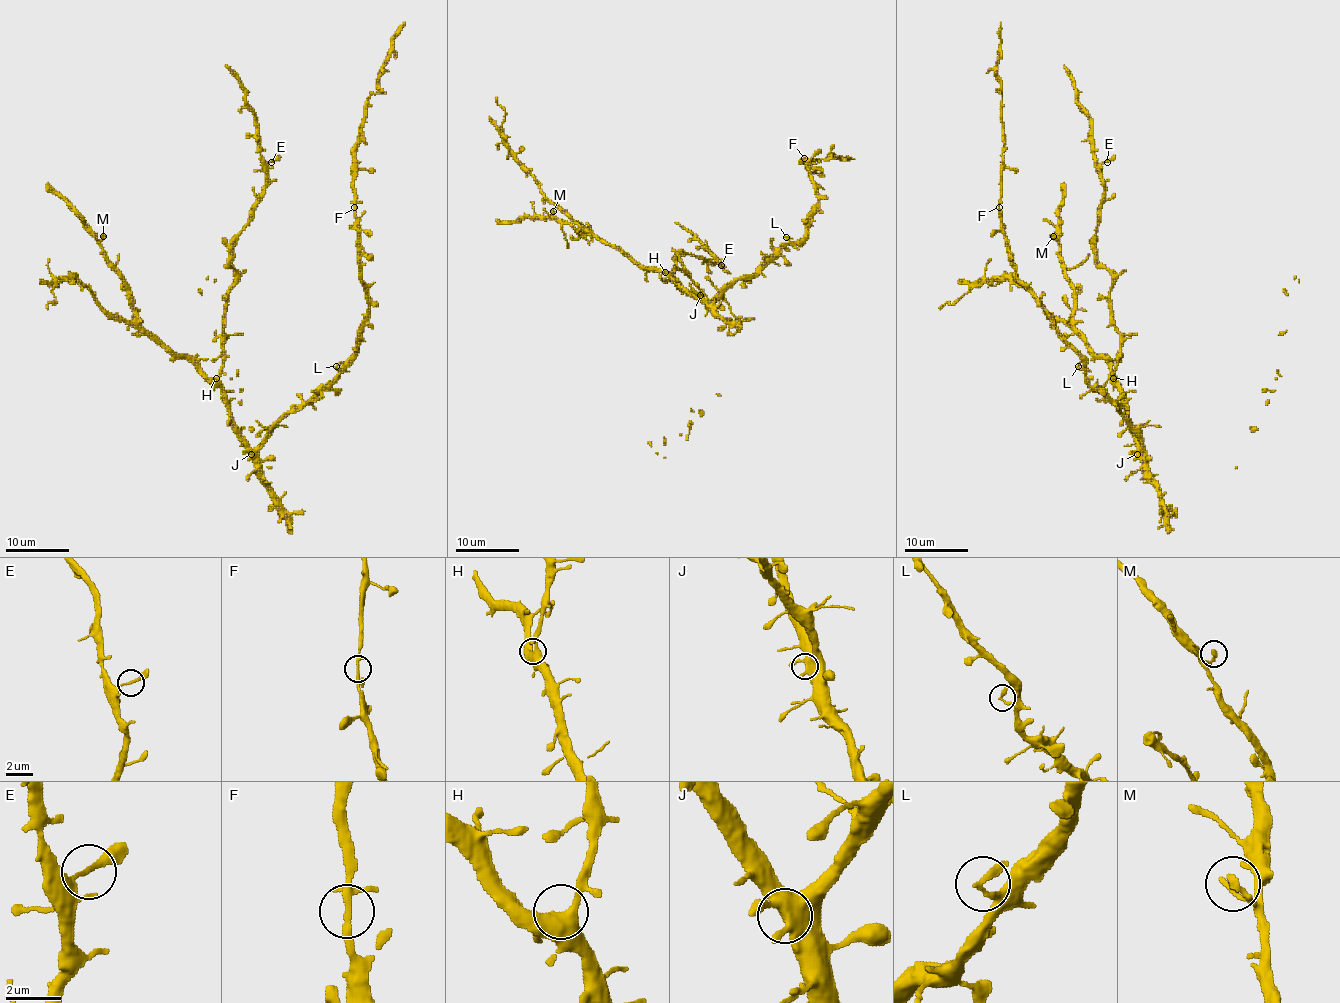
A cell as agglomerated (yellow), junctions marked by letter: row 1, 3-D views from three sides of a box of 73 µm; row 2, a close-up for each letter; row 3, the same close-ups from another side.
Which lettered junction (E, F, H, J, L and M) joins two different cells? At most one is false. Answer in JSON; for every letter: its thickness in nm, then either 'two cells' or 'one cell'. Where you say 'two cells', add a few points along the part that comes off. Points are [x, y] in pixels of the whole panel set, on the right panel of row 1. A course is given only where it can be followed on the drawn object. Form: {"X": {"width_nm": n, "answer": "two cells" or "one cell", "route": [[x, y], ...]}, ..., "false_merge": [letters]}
{"E": {"width_nm": 160, "answer": "one cell"}, "F": {"width_nm": 200, "answer": "one cell"}, "H": {"width_nm": 440, "answer": "one cell"}, "J": {"width_nm": 440, "answer": "one cell"}, "L": {"width_nm": 200, "answer": "one cell"}, "M": {"width_nm": 200, "answer": "one cell"}, "false_merge": []}

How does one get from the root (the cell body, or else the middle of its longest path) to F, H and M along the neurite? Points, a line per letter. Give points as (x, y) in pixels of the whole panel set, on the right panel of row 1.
F: (1126, 420), (1121, 411), (1088, 382), (1086, 360), (1016, 276), (999, 208)
H: (1126, 420), (1134, 428), (1142, 449), (1137, 431), (1127, 419), (1123, 390), (1113, 378)
M: (1126, 420), (1142, 449), (1110, 365), (1073, 325), (1073, 287), (1053, 236)

